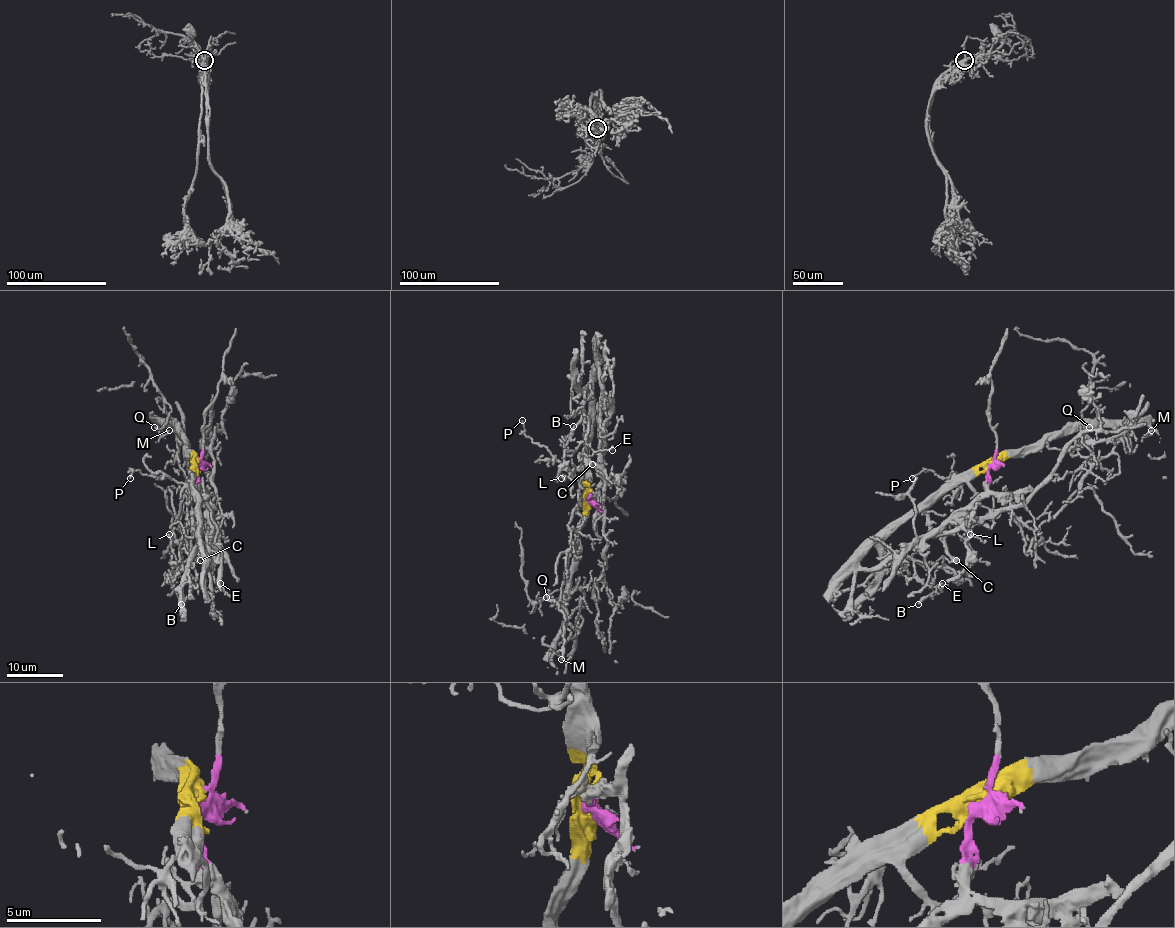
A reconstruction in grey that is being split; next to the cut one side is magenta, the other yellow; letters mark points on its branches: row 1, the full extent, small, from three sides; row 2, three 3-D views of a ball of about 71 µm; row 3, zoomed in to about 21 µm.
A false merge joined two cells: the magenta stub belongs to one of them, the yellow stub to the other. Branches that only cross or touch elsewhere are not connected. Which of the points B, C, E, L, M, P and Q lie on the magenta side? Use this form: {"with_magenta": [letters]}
{"with_magenta": []}

